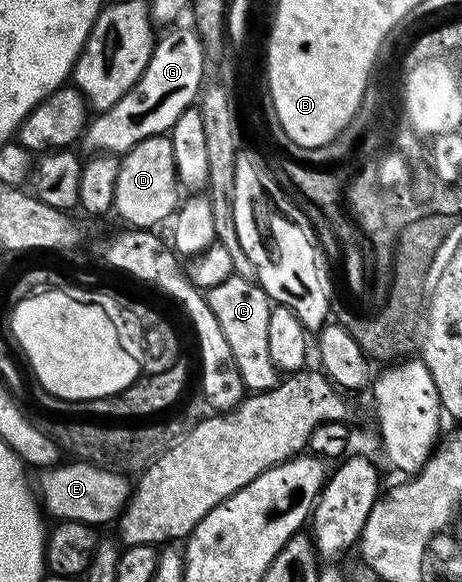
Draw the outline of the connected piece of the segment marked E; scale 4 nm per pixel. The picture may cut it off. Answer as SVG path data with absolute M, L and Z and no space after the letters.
M89 461L59 462L53 467L39 470L36 491L40 503L47 512L55 515L55 520L82 522L91 525L113 524L122 514L131 494L131 480L125 479L122 471L111 471L109 467L99 467Z

